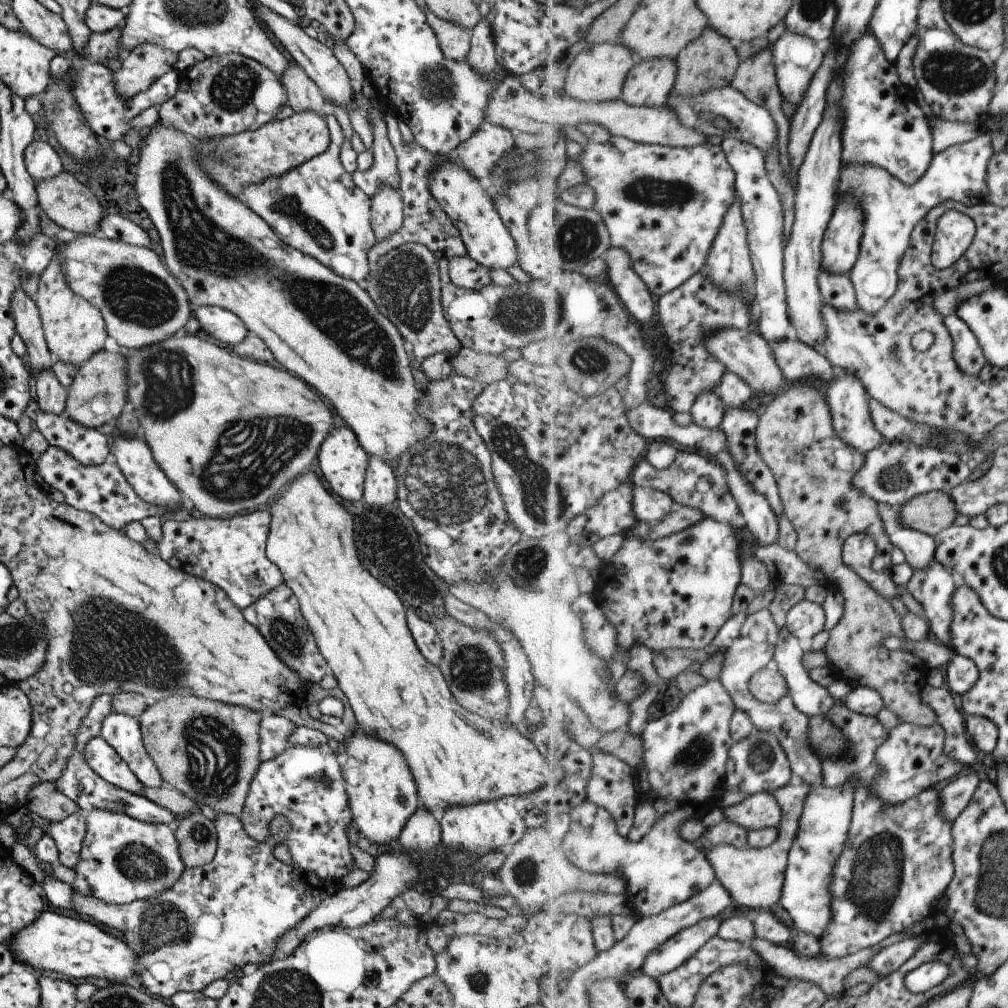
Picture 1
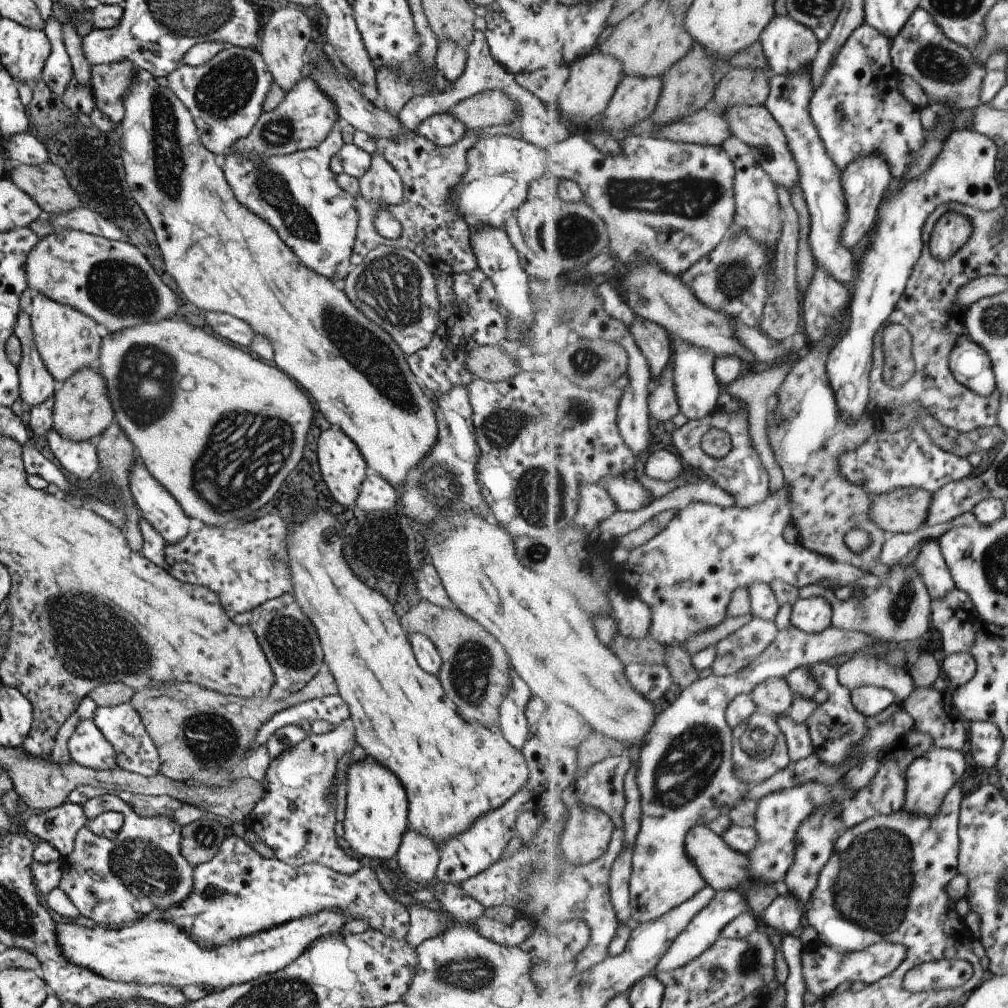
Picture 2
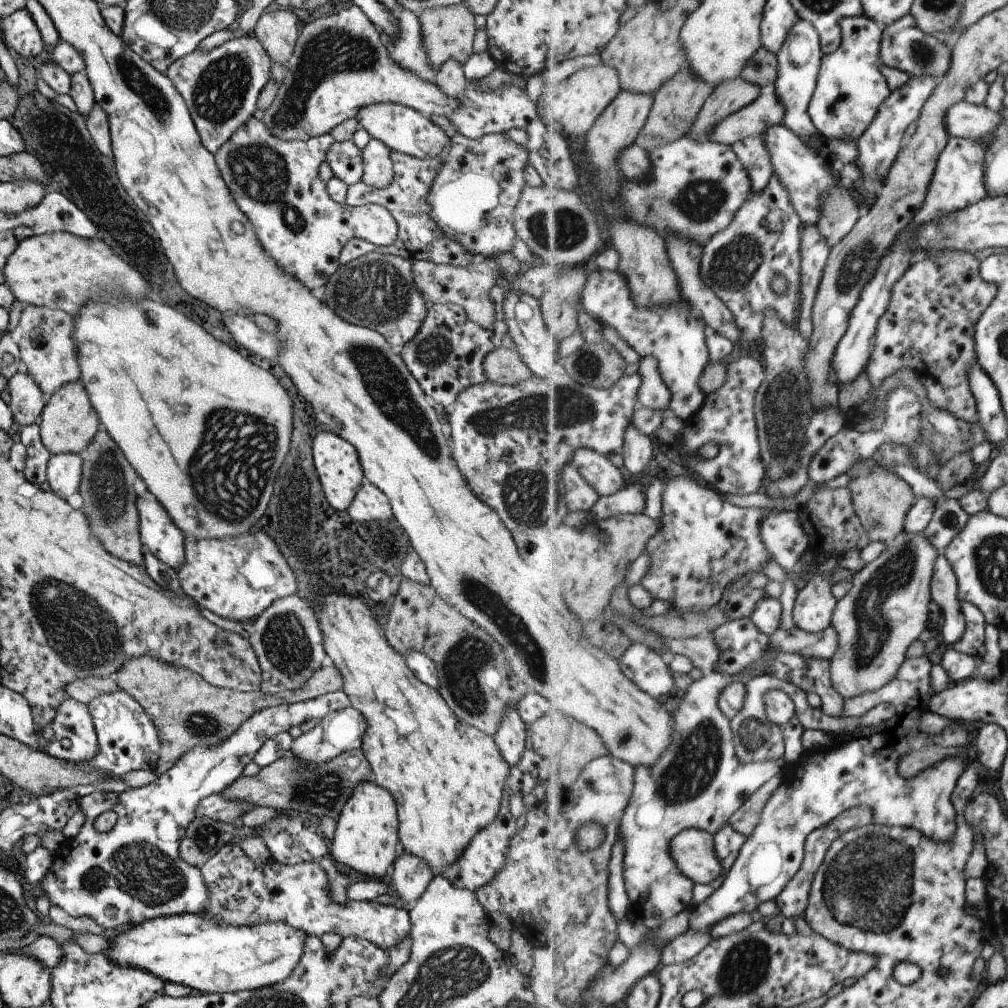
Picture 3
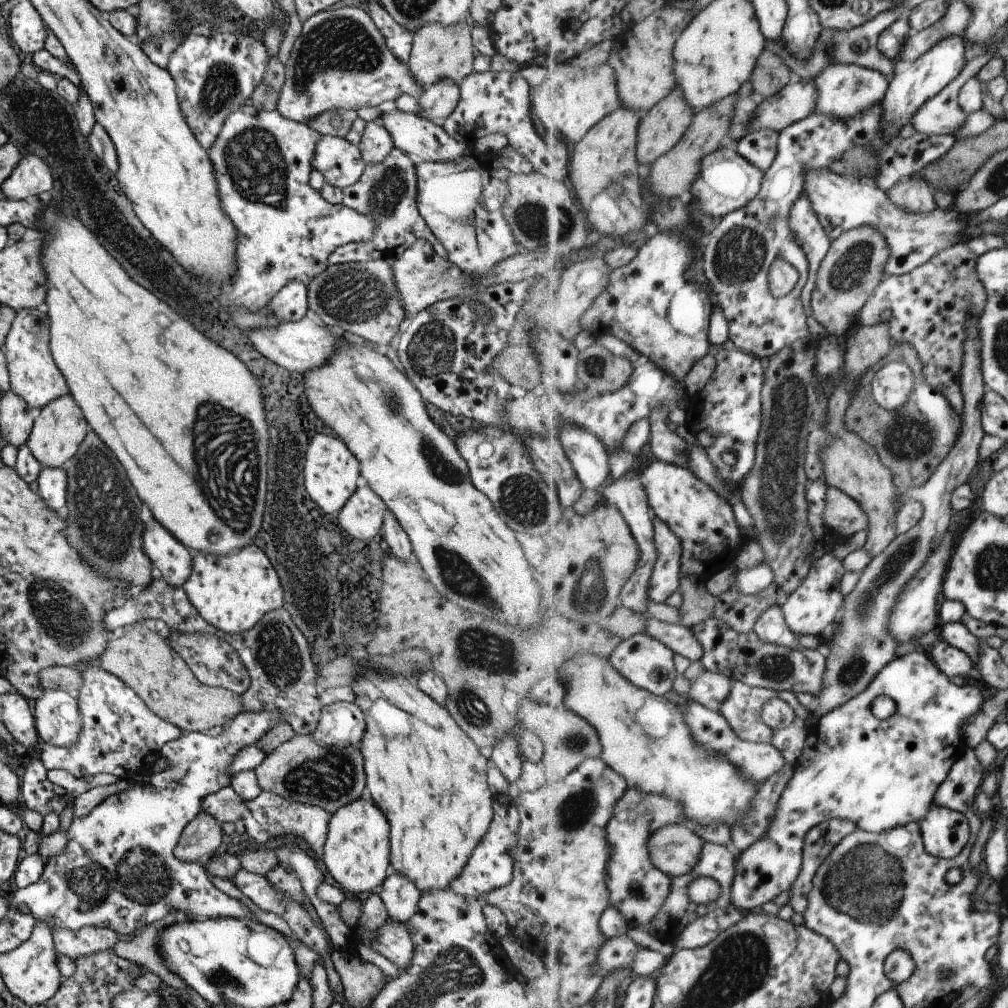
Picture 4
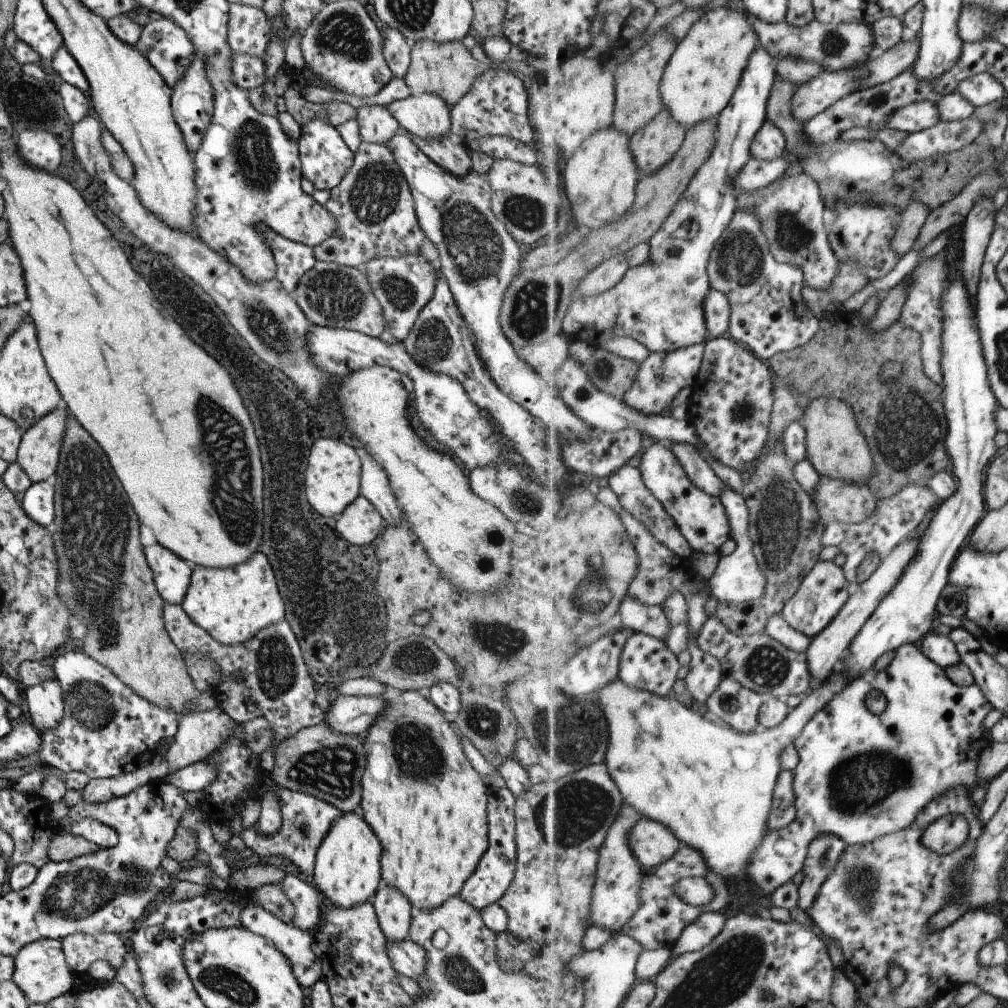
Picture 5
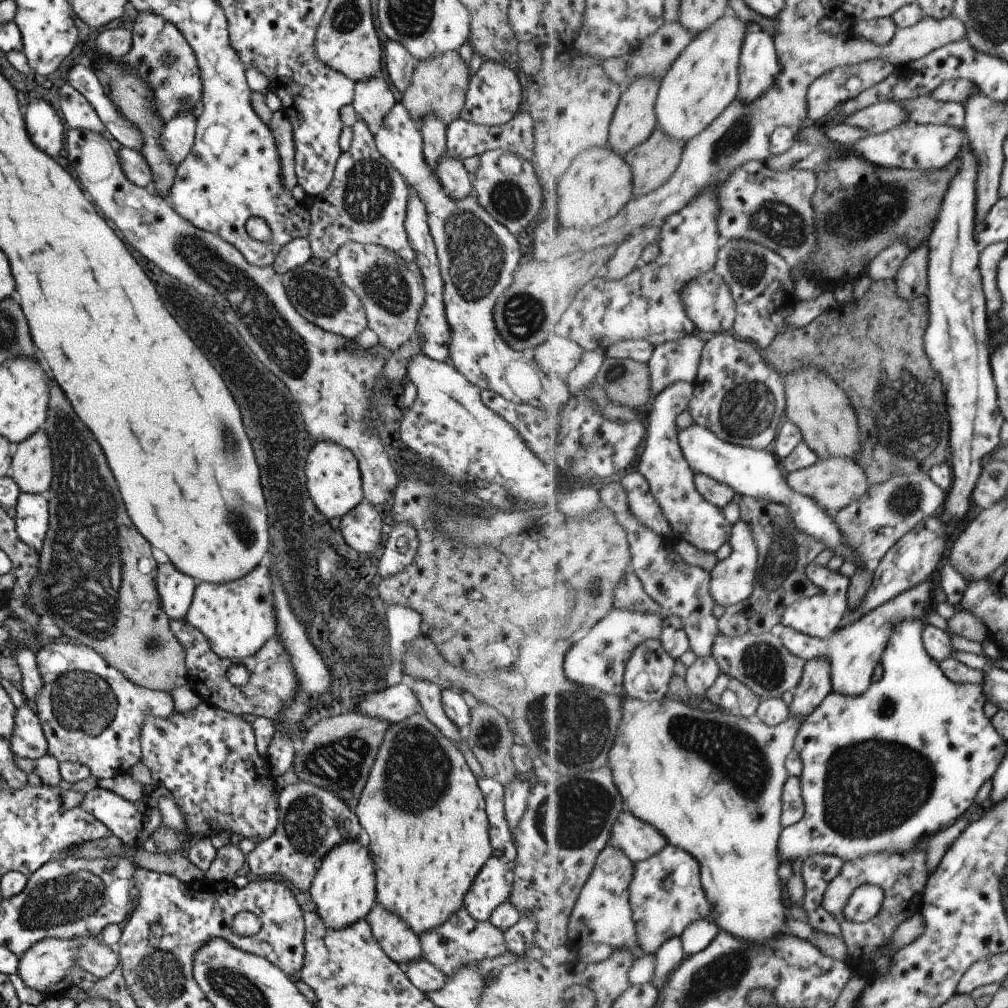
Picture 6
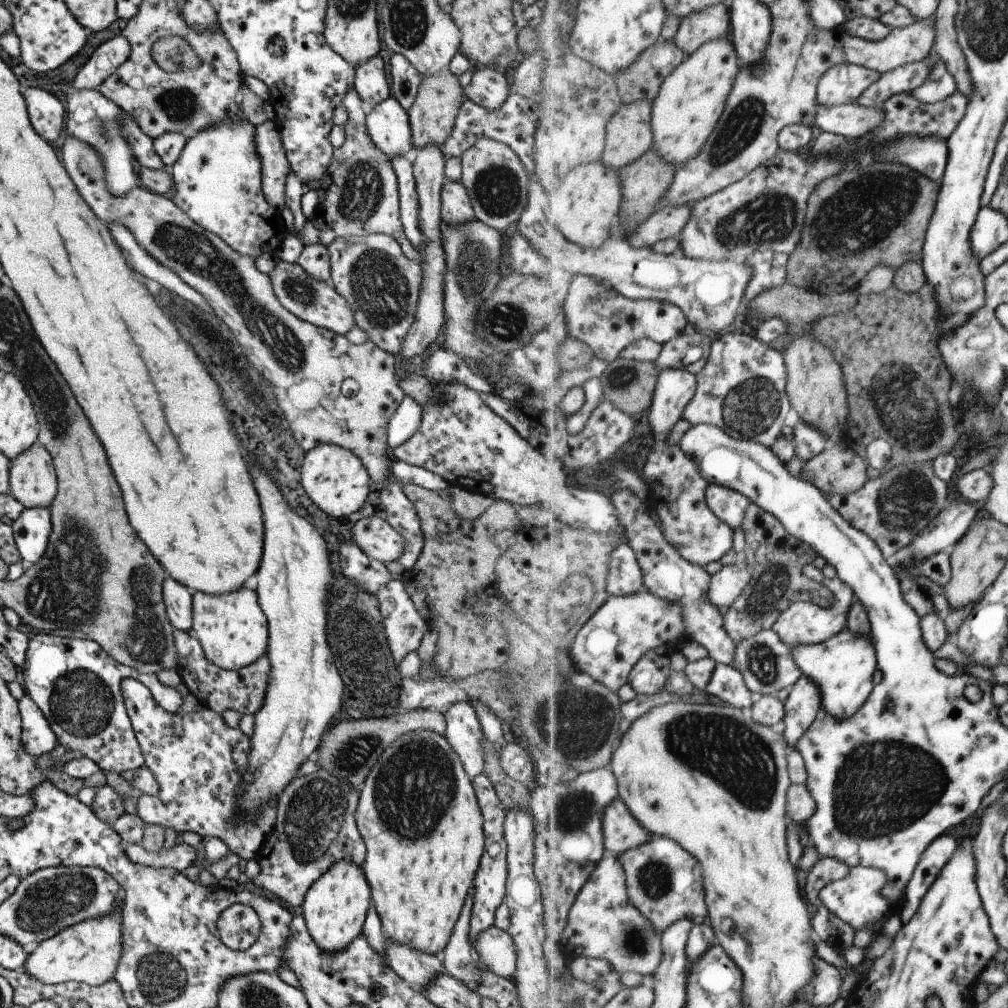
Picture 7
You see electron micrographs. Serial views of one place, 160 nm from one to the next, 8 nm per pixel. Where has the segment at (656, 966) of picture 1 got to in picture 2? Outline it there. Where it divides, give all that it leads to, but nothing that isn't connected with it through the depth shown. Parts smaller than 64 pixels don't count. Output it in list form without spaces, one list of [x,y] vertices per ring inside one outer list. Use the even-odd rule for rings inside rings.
[[[719,891],[718,896],[711,901],[711,904],[691,921],[691,924],[678,936],[674,944],[671,945],[671,948],[665,953],[662,960],[659,961],[657,972],[671,972],[682,969],[696,958],[701,957],[707,949],[710,949],[718,941],[718,938],[722,936],[723,929],[731,921],[734,921],[736,916],[749,910],[751,910],[750,905],[742,895],[742,891]]]

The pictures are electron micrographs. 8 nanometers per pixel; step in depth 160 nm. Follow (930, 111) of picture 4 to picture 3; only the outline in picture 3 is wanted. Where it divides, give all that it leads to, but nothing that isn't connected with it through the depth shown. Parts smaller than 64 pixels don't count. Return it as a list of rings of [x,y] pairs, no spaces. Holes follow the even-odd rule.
[[[965,100],[949,108],[945,126],[950,137],[981,139],[995,134],[1003,121],[1001,111],[989,108],[985,103],[978,105]]]

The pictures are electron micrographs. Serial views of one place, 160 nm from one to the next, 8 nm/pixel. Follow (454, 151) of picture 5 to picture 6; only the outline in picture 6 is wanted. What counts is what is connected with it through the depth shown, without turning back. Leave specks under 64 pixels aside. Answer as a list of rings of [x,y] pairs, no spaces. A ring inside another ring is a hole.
[[[445,154],[443,158],[439,158],[436,176],[441,190],[453,202],[459,202],[465,196],[473,194],[471,175],[466,172],[463,164],[457,158],[451,158]]]

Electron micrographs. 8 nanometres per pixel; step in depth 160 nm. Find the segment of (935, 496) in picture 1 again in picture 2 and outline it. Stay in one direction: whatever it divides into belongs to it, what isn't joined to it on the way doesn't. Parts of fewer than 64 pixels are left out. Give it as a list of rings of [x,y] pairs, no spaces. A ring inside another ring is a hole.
[[[924,488],[895,489],[872,498],[870,517],[888,535],[912,533],[928,524],[933,493]]]

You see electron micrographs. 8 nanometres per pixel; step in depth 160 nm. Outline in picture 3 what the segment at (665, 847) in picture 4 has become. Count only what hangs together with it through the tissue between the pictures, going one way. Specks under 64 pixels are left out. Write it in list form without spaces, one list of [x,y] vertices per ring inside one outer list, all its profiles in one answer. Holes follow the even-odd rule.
[[[693,828],[683,830],[671,840],[673,860],[694,883],[711,884],[723,874],[723,864],[715,852],[714,836]]]

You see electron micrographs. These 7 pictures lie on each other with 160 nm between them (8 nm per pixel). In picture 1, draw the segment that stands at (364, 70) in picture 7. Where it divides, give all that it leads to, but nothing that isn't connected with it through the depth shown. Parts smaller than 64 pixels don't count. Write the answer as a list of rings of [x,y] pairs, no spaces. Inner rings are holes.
[[[381,186],[370,198],[370,225],[377,241],[399,230],[402,223],[402,199],[392,188]]]

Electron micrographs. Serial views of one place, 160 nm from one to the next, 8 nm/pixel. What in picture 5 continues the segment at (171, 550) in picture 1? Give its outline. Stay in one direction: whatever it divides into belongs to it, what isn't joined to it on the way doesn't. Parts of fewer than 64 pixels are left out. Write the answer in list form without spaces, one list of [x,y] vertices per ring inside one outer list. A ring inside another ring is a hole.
[[[253,552],[251,558],[247,558],[247,562],[231,566],[231,568],[192,566],[191,570],[191,582],[189,582],[189,588],[187,588],[185,596],[183,596],[180,606],[185,612],[185,616],[206,634],[209,634],[217,643],[233,646],[248,643],[249,638],[253,638],[265,626],[271,626],[275,622],[284,620],[284,605],[281,602],[282,599],[279,596],[273,572],[271,572],[267,560],[263,558],[263,554]]]

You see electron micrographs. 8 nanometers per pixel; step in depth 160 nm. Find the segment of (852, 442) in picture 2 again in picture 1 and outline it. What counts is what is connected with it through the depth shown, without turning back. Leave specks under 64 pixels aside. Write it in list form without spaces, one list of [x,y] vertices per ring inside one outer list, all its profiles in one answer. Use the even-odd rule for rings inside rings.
[[[805,381],[793,383],[795,388],[779,392],[775,398],[763,404],[760,419],[756,428],[756,445],[760,457],[773,471],[778,482],[779,492],[784,502],[784,512],[794,524],[798,534],[795,552],[819,573],[822,573],[829,584],[839,590],[846,598],[844,615],[839,624],[830,632],[830,639],[823,651],[829,660],[829,667],[837,680],[844,680],[851,686],[871,687],[882,694],[885,707],[892,710],[901,723],[911,723],[922,727],[938,724],[938,714],[922,699],[922,690],[926,688],[929,666],[913,651],[903,647],[892,651],[882,646],[887,637],[907,638],[902,618],[876,588],[873,588],[864,578],[861,578],[844,561],[844,544],[850,536],[857,533],[867,533],[875,539],[877,554],[872,560],[872,569],[877,576],[885,575],[893,566],[894,543],[887,536],[878,502],[871,498],[862,488],[854,485],[854,478],[863,468],[866,454],[855,447],[849,446],[834,429],[833,415],[830,403],[819,390],[804,384]]]

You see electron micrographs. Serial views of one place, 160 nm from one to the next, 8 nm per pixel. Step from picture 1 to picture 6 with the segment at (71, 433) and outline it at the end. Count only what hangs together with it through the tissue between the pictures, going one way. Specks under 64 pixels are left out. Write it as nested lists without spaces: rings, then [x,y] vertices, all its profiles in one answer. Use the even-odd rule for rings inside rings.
[[[20,493],[15,508],[15,534],[19,540],[40,552],[47,530],[47,502],[43,494]]]

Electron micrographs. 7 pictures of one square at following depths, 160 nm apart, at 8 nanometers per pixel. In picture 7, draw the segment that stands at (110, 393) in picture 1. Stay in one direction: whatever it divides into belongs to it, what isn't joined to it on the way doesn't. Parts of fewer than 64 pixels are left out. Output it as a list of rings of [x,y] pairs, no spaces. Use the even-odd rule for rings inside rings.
[[[38,442],[9,462],[9,492],[23,508],[45,508],[55,496],[55,472]]]

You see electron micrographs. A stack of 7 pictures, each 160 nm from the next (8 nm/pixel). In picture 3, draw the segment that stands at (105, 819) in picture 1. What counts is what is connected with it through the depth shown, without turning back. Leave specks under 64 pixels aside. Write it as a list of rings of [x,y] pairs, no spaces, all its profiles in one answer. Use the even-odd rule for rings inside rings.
[[[335,691],[332,693],[327,693],[312,699],[307,699],[298,703],[291,703],[288,705],[279,705],[274,707],[269,707],[257,712],[254,712],[247,720],[244,720],[235,730],[232,735],[229,735],[221,744],[212,745],[202,749],[201,747],[195,747],[189,752],[186,752],[183,756],[180,756],[177,761],[174,762],[174,765],[166,770],[162,775],[159,775],[155,780],[148,784],[147,786],[138,788],[138,789],[127,789],[120,790],[117,793],[107,792],[107,791],[95,791],[91,794],[82,796],[78,799],[78,808],[83,813],[84,821],[82,822],[79,832],[73,836],[73,838],[66,839],[65,842],[51,855],[52,861],[51,866],[48,866],[46,873],[44,874],[41,881],[37,882],[33,888],[33,896],[36,899],[36,896],[43,891],[51,905],[58,906],[61,910],[67,911],[67,914],[70,914],[72,917],[84,916],[90,918],[97,926],[100,926],[105,930],[113,930],[117,926],[133,926],[139,924],[140,922],[154,919],[162,916],[169,915],[178,915],[185,913],[199,914],[204,909],[204,906],[207,904],[208,896],[205,885],[203,884],[203,879],[200,873],[200,869],[197,867],[187,864],[184,860],[181,860],[178,855],[178,842],[180,838],[183,838],[185,827],[188,825],[188,822],[191,822],[193,819],[194,812],[197,806],[197,803],[206,796],[212,794],[219,794],[223,789],[226,789],[232,782],[235,782],[237,778],[242,774],[243,767],[247,763],[252,762],[254,754],[259,750],[259,747],[272,736],[275,736],[278,732],[283,732],[289,730],[291,726],[300,726],[301,723],[305,721],[316,721],[319,722],[321,719],[324,719],[328,714],[334,713],[338,710],[343,710],[350,706],[350,700],[348,696],[342,691]],[[113,811],[116,814],[116,821],[113,825],[113,828],[106,833],[97,832],[93,826],[93,819],[102,812]]]

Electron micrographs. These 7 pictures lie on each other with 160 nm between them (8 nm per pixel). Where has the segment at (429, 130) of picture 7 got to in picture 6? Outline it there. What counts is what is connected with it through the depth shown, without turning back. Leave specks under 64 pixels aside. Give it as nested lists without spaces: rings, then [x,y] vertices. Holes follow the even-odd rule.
[[[457,51],[437,54],[435,58],[417,61],[411,74],[411,84],[407,86],[401,104],[407,115],[418,126],[427,114],[433,114],[447,126],[458,118],[463,108],[470,76],[468,64],[459,58]]]

